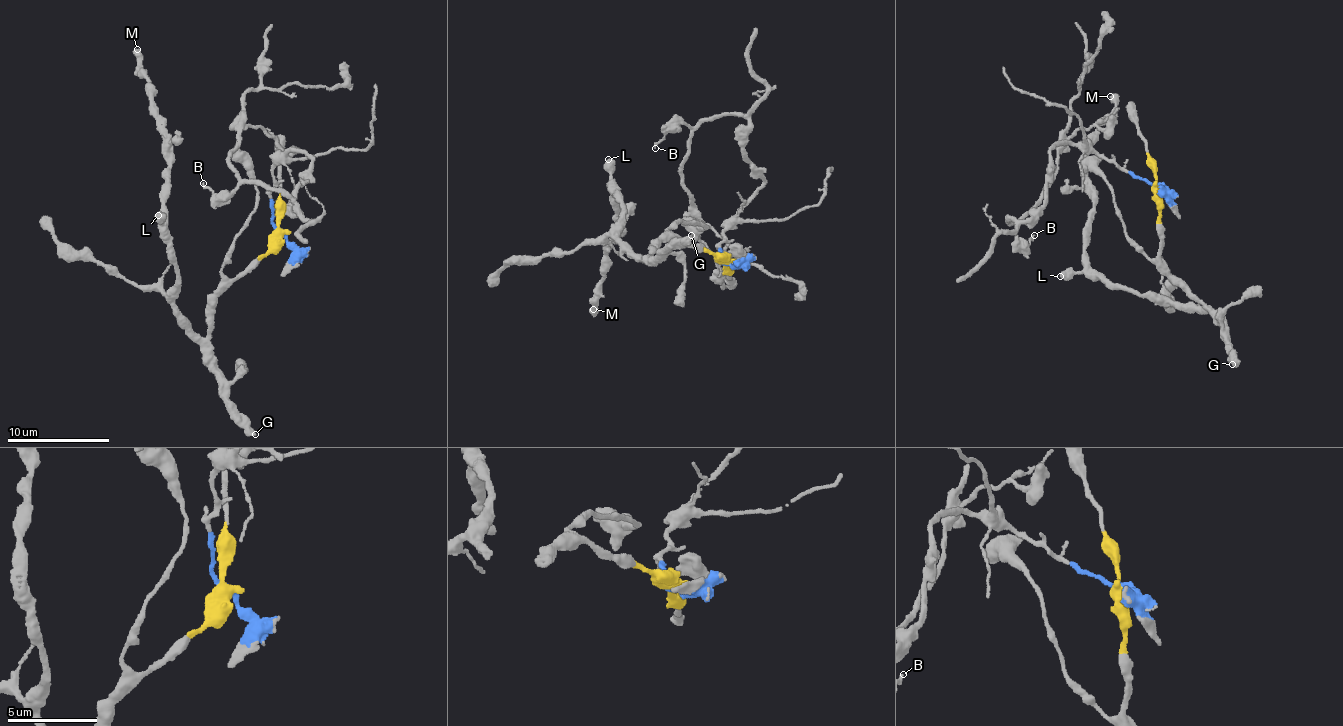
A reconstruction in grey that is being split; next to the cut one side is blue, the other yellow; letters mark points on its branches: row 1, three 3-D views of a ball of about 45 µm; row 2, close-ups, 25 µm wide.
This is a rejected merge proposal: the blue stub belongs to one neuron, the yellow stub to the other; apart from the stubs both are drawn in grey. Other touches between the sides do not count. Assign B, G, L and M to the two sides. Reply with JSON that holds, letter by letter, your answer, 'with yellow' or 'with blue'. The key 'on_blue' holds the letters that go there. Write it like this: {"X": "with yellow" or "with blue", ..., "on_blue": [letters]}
{"B": "with blue", "G": "with yellow", "L": "with yellow", "M": "with yellow", "on_blue": ["B"]}

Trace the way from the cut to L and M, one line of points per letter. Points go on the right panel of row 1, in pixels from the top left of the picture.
L: (1157, 185), (1159, 259), (1204, 309), (1172, 301), (1151, 301), (1113, 287), (1100, 277), (1082, 274), (1060, 276)
M: (1157, 185), (1159, 259), (1204, 309), (1151, 301), (1090, 267), (1085, 139), (1114, 107), (1109, 96)

